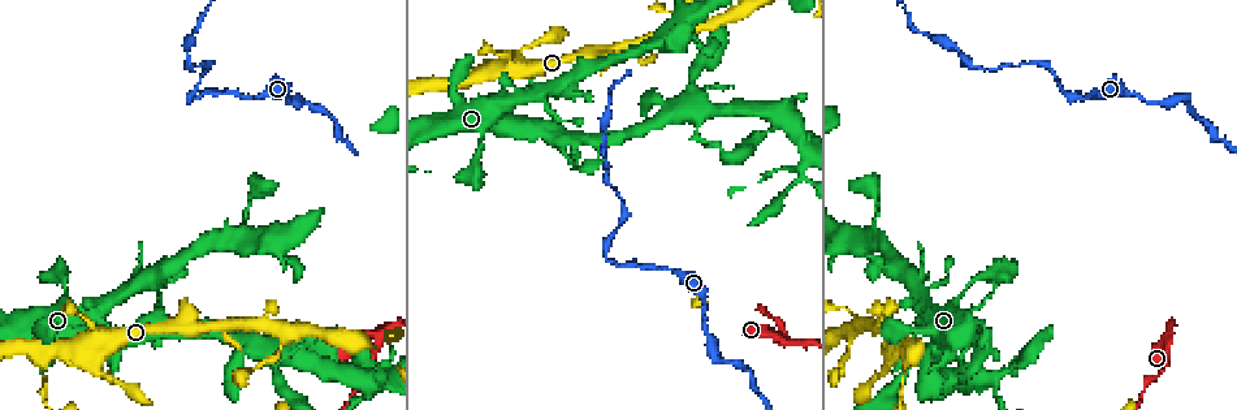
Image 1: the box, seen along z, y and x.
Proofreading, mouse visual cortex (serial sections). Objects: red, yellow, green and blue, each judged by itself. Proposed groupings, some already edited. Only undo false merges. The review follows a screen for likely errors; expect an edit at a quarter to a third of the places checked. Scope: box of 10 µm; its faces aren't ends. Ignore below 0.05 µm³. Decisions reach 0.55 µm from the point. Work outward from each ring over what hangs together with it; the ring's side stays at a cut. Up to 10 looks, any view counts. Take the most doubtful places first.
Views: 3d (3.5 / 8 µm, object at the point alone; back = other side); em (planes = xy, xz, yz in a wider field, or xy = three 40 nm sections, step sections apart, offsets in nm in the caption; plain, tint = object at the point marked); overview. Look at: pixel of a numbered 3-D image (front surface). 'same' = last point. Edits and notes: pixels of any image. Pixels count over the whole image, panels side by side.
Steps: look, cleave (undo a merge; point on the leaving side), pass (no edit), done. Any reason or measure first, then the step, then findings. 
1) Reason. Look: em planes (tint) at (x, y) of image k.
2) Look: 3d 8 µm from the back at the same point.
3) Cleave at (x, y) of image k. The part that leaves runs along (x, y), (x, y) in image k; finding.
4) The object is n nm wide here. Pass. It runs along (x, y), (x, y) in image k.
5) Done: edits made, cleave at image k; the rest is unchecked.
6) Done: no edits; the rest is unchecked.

Side arm on a straight run. Look: 3d 3.5 µm from the back at (792, 342) of image 1.

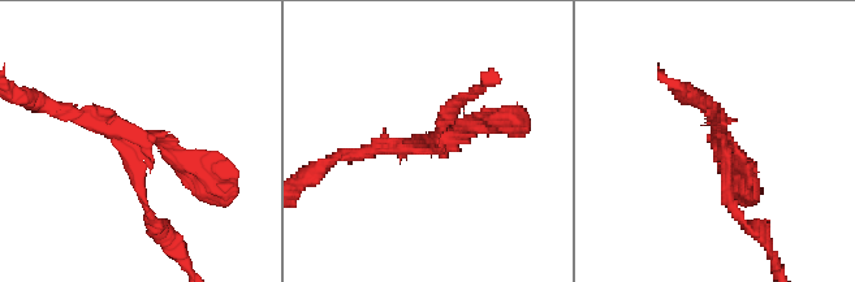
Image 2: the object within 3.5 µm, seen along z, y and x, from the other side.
3 arms meet here; the arms are 150, 150, 250 nm wide. Look: em xy step 1 (tint) at (137, 140) of image 2.

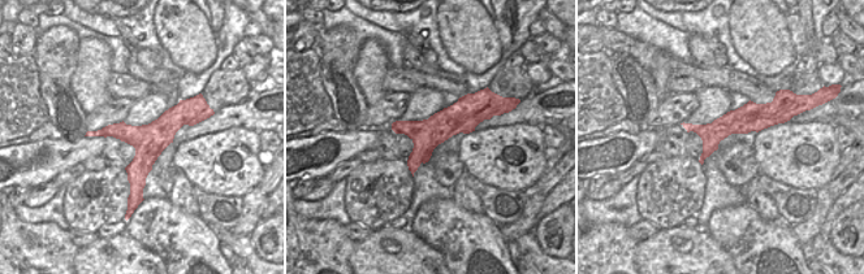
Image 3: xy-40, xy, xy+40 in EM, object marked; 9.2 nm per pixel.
The object is 280 nm wide here. Pass. It runs along (206, 177), (138, 140), (150, 216) in image 2; continuous, no second cell.

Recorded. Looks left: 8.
Sharp bend. Look: 3d 3.5 µm at (610, 261) of image 1.

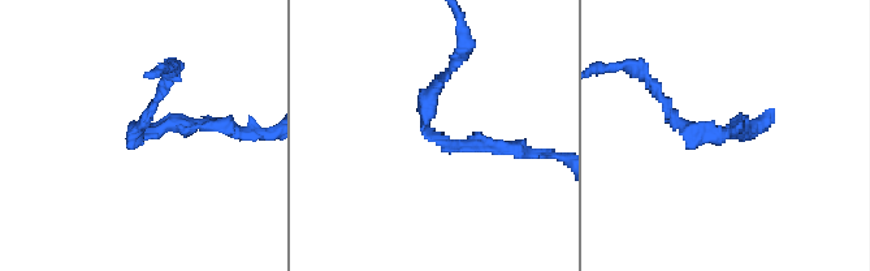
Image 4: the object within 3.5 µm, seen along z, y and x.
The arms are 150, 150 nm wide. Look: em xy step 3 (tint) at (724, 141) of image 4.

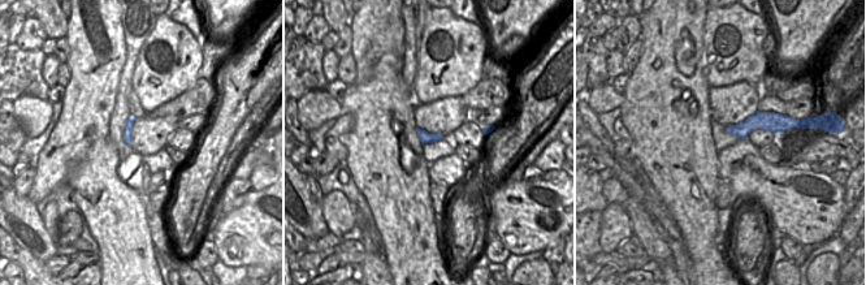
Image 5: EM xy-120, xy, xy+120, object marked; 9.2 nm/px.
Pass. It runs along (513, 150), (453, 146), (424, 127), (449, 73) in image 4; one cell here.

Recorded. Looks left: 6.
Look: 3d 3.5 µm at (564, 134) of image 1.

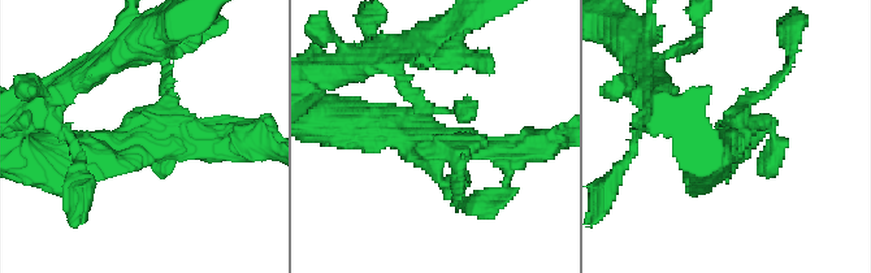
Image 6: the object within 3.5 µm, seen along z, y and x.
Look: em xy step 3 (tint) at (430, 142) of image 6.

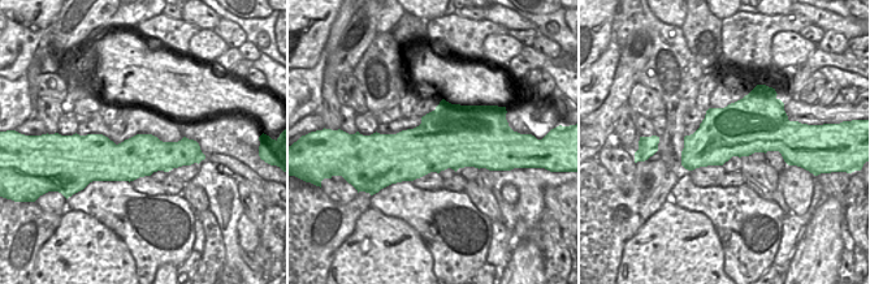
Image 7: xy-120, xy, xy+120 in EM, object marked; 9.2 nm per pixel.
Cut it another way. Look: em xy step 2 (tint) at the same point.

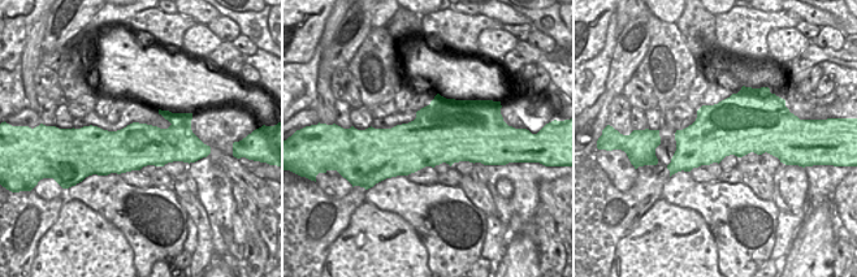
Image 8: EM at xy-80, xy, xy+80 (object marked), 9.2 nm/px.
Pass. One cell here.

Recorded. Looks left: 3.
Sharp bend. Look: 3d 3.5 µm at (267, 350) of image 1.

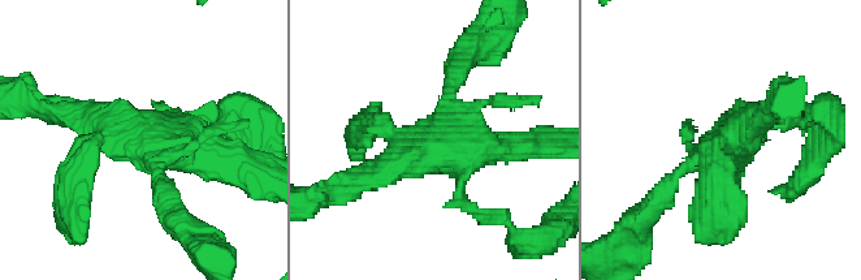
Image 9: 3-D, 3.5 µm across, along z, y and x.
Look: em xy step 1 (tint) at (137, 134) of image 9.

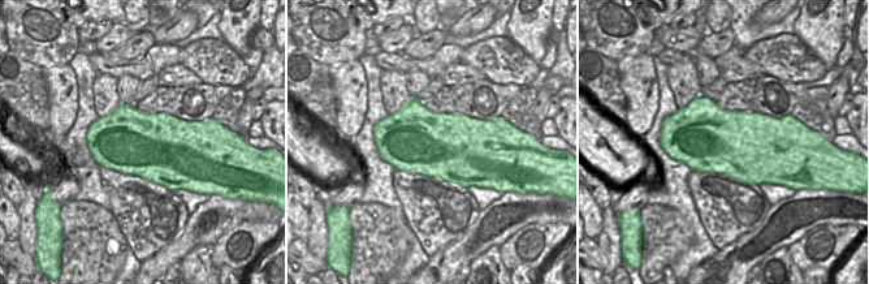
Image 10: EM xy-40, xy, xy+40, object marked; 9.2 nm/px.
Pass. It runs along (87, 115), (107, 128), (247, 167) in image 9; all the same cell.

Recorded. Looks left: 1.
Done: no edits; the rest is unchecked.

